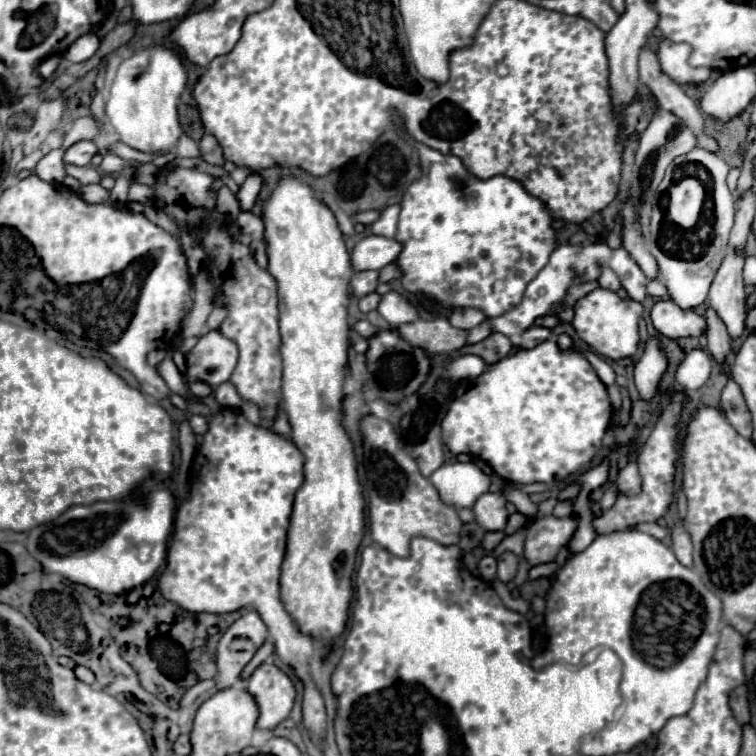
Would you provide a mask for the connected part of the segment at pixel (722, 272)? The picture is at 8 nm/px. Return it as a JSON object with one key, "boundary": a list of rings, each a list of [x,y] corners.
{"boundary":[[[731,247],[723,259],[709,291],[709,305],[727,325],[731,337],[739,337],[745,329],[745,283],[743,283],[743,261],[745,249]]]}

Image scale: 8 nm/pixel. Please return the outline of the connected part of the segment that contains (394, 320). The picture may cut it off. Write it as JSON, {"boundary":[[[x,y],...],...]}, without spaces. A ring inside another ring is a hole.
{"boundary":[[[389,291],[387,295],[383,295],[383,301],[377,311],[391,325],[405,325],[405,323],[415,323],[421,319],[419,309],[405,295],[397,291]]]}

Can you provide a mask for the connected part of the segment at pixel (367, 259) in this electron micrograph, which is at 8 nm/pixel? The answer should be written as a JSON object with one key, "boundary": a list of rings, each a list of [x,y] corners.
{"boundary":[[[369,235],[363,237],[353,253],[353,267],[357,271],[365,271],[365,269],[383,269],[389,263],[395,263],[399,253],[401,253],[403,245],[397,239],[389,239],[389,237],[381,237],[381,235]]]}

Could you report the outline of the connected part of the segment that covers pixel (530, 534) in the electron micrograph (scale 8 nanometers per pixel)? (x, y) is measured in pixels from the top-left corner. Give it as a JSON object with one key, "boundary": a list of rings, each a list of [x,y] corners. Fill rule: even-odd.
{"boundary":[[[545,515],[541,519],[535,519],[525,537],[525,559],[529,565],[541,565],[555,561],[557,553],[563,547],[569,547],[569,541],[573,539],[575,531],[579,527],[579,521],[575,515],[569,517],[555,517]]]}

